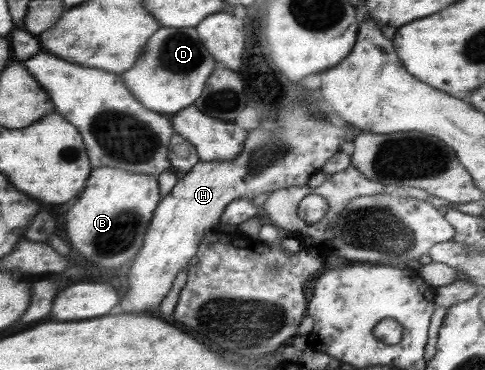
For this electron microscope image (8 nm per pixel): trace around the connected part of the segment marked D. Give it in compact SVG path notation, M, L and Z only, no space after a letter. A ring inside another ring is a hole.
M161 26L149 40L140 60L137 60L137 66L133 65L133 70L127 70L121 75L129 90L145 107L148 107L149 110L157 111L161 115L173 116L180 113L183 108L191 106L204 92L205 86L207 86L207 78L212 76L213 66L215 66L213 57L214 55L207 49L200 38L199 32L195 32L195 28L177 30L177 28Z

